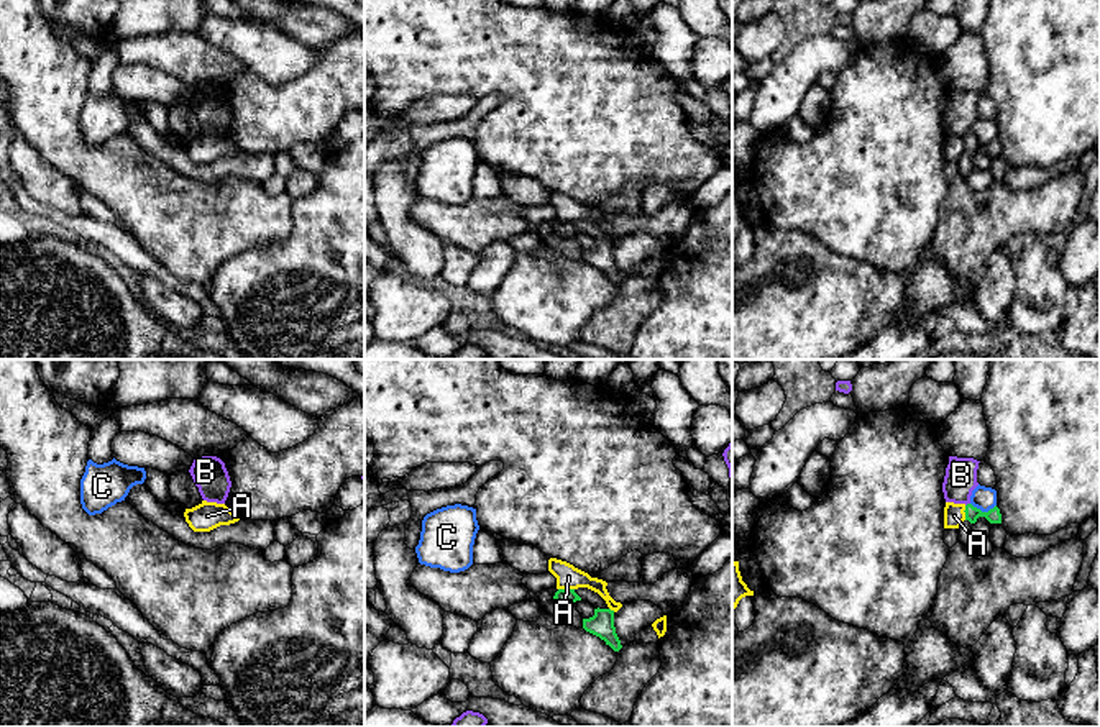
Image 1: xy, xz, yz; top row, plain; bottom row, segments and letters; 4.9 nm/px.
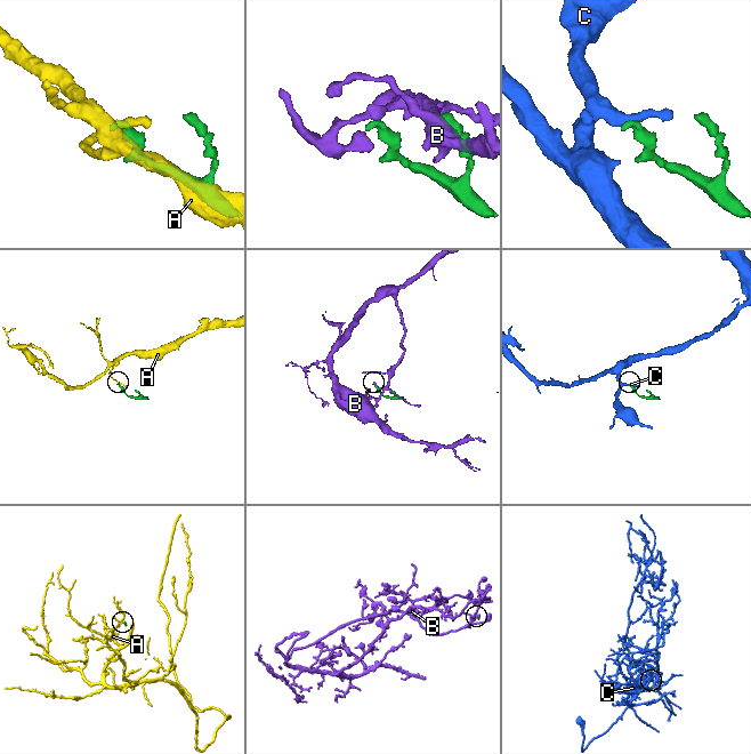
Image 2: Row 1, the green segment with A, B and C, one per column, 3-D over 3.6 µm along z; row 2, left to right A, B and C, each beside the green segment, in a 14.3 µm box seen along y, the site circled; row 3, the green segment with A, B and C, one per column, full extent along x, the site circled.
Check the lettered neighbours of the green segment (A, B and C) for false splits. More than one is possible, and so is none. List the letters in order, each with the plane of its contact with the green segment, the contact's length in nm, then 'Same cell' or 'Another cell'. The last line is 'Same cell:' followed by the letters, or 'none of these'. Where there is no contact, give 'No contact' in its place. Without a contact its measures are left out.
A: Touches green in xz. Shared border 80 nm. Another cell
B: Touches green in yz. Shared border 30 nm. Another cell
C: Touches green in yz. Shared border 130 nm. Another cell
Same cell: none of these

